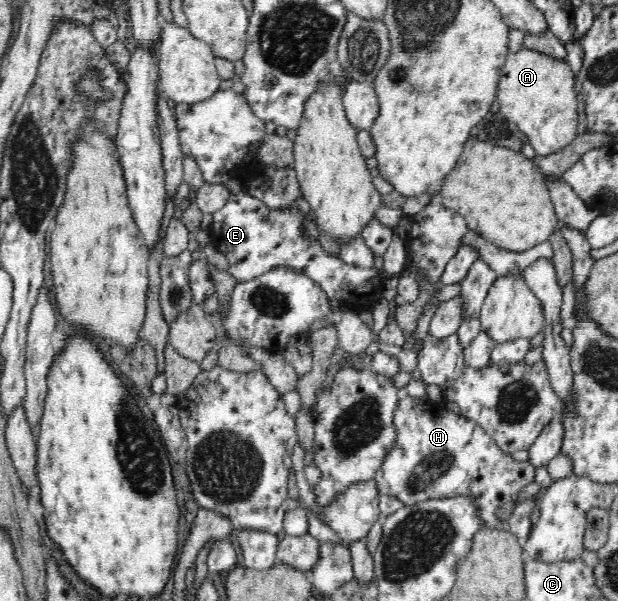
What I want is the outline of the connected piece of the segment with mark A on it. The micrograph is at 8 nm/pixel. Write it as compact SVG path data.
M524 47L510 53L501 69L496 99L498 113L528 135L528 143L537 155L552 155L578 135L578 93L574 89L574 73L566 60Z

